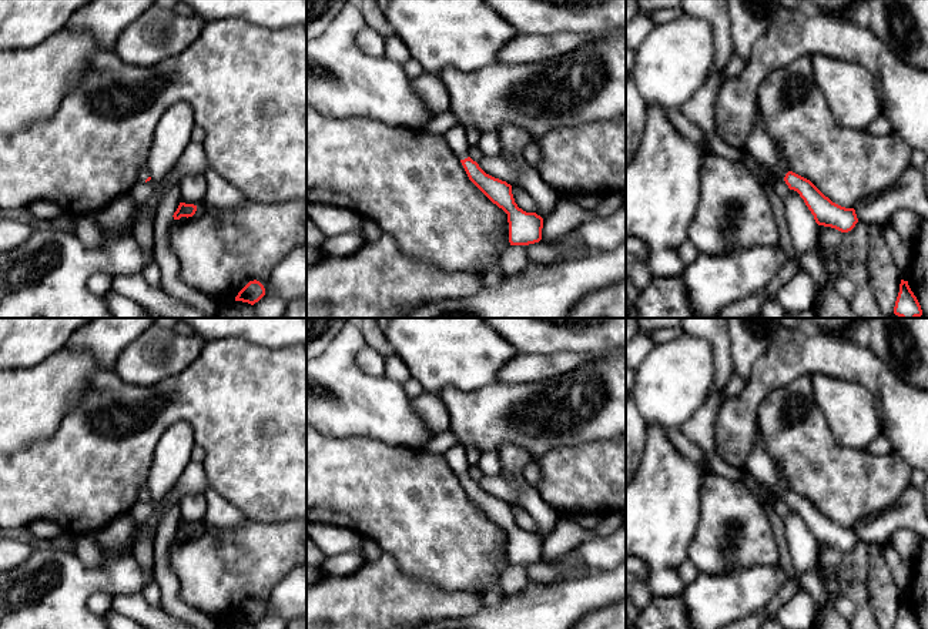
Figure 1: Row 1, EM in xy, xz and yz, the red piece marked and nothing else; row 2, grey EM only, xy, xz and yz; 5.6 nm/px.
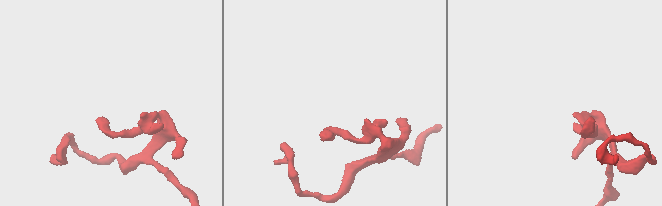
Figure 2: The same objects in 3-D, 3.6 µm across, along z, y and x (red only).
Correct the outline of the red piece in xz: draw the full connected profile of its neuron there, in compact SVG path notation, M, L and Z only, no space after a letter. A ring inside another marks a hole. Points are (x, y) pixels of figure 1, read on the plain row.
M455 445L443 454L445 461L460 479L469 499L499 528L507 533L510 565L529 565L542 559L543 538L517 526L512 505L486 494L468 472L470 464L466 448Z

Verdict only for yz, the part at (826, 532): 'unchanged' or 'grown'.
grown

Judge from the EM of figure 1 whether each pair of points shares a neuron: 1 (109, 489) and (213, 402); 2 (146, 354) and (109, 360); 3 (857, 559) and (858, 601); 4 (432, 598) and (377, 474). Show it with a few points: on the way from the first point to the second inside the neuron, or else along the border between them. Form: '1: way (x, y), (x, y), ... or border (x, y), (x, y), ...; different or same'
1: way (121, 459), (178, 402), (183, 402); same
2: border (140, 334), (121, 351), (113, 368); different
3: way (857, 569), (857, 591); same
4: border (397, 562), (405, 574), (456, 592); different

